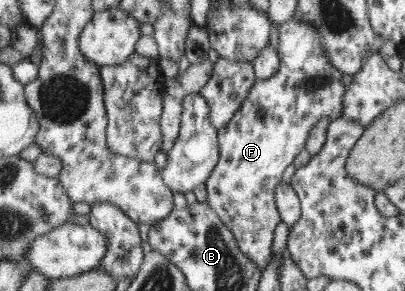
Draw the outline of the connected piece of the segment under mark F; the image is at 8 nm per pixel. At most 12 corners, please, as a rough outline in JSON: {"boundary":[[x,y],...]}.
{"boundary":[[280,23],[282,63],[220,128],[208,204],[259,265],[275,192],[320,119],[342,116],[322,33]]}

